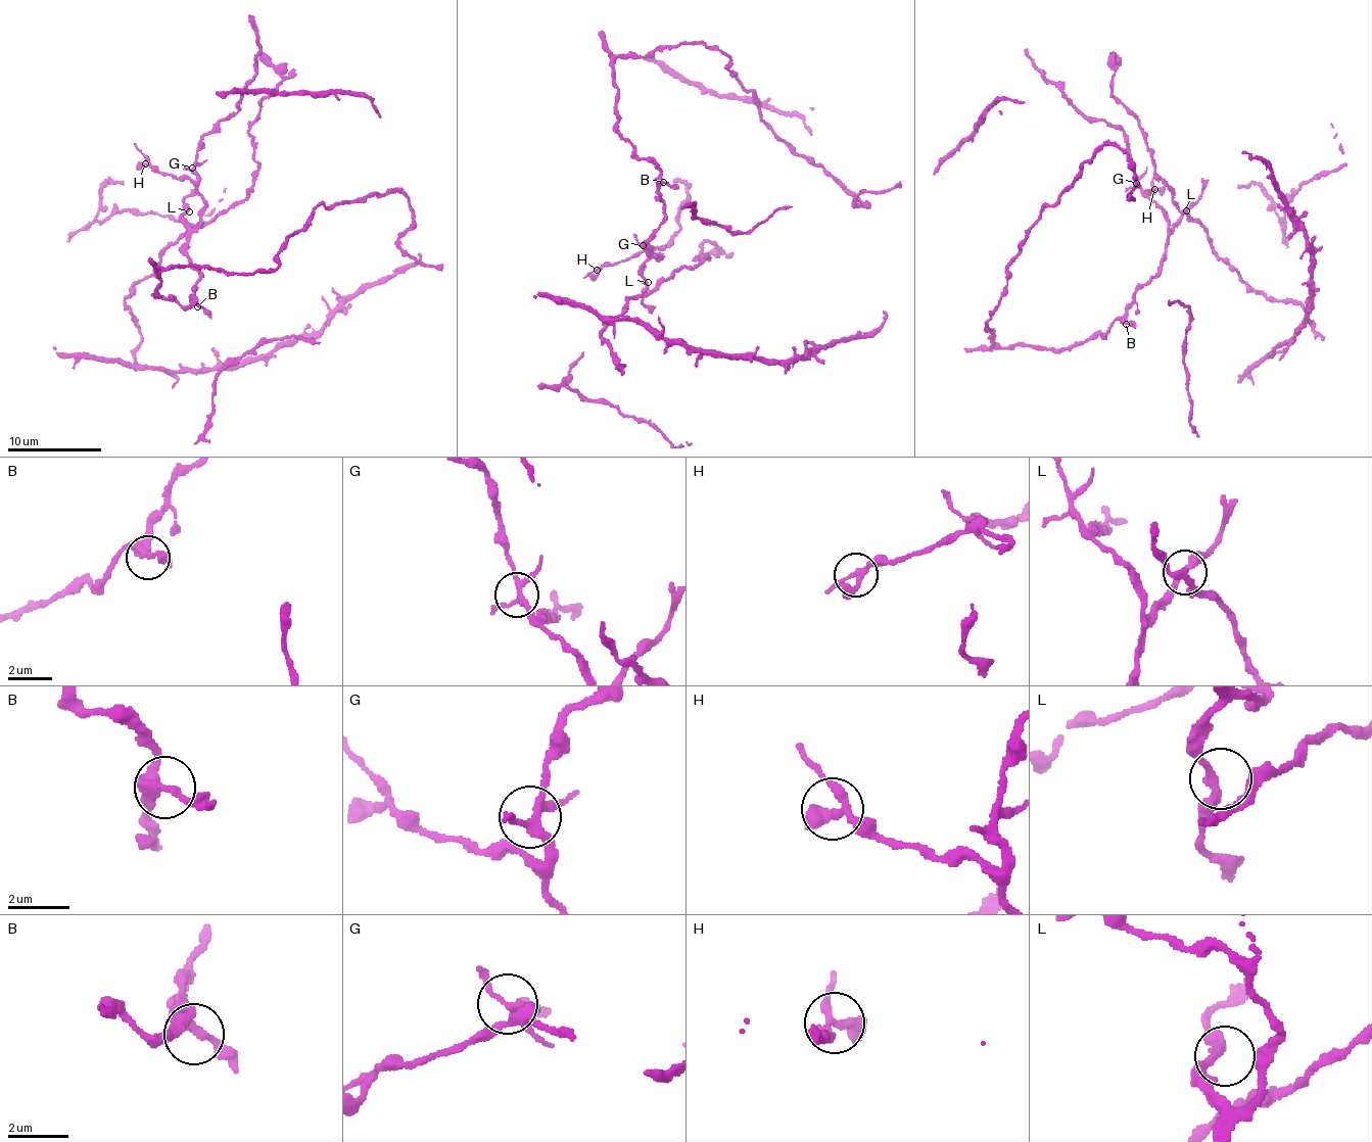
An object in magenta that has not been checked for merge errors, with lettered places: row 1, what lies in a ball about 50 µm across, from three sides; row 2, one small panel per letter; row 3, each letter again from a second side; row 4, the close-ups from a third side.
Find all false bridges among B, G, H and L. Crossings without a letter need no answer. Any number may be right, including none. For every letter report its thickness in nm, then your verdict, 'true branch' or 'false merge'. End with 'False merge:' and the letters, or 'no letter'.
B: calibre 280 nm; true branch
G: calibre 240 nm; true branch
H: calibre 240 nm; true branch
L: calibre 240 nm; true branch
False merge: no letter

